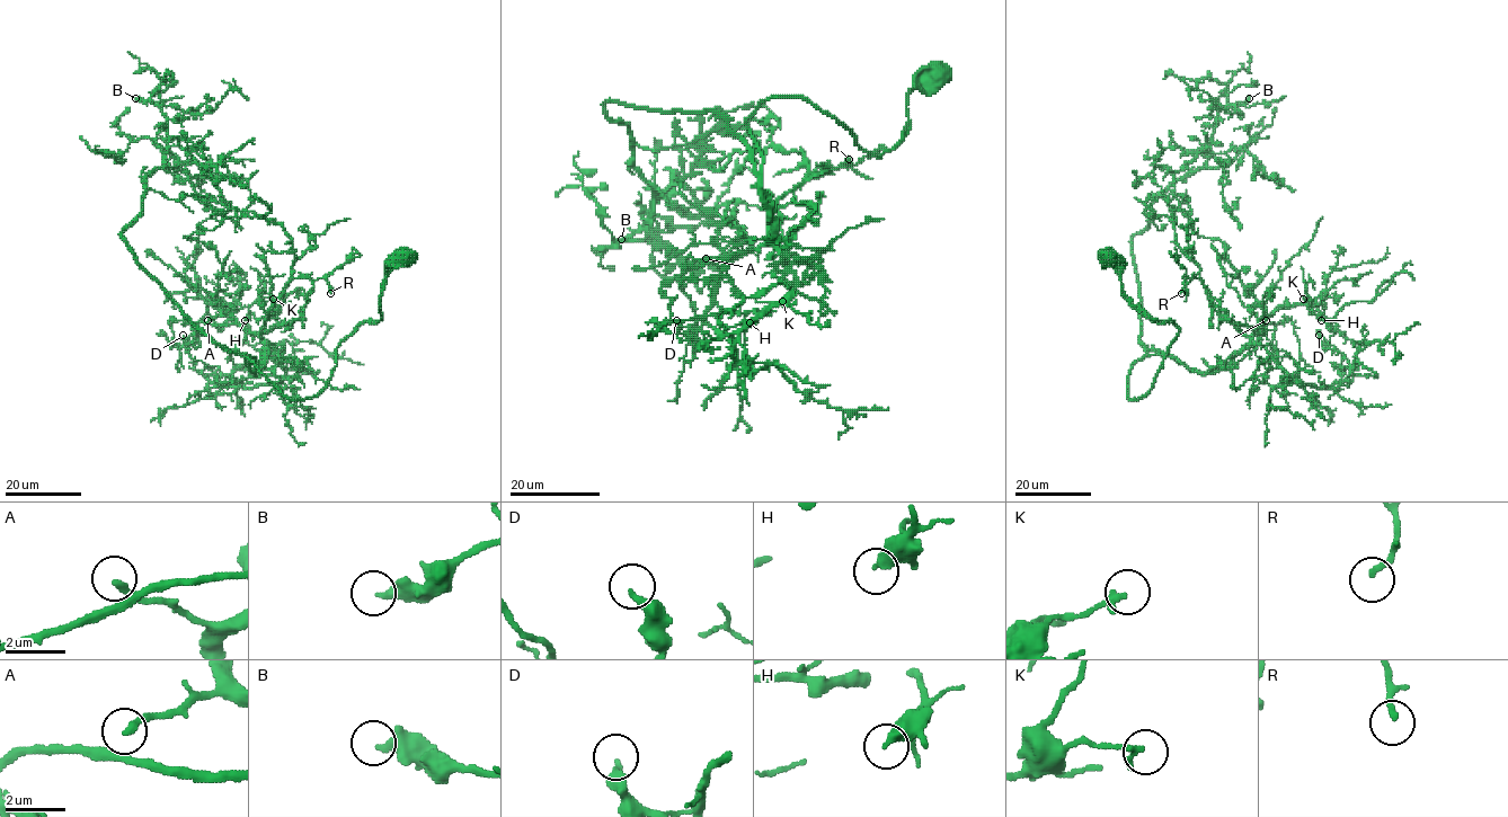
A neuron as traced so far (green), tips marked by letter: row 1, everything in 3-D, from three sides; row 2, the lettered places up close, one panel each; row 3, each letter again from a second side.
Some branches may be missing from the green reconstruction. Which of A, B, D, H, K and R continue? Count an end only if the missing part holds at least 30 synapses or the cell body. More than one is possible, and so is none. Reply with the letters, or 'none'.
A

